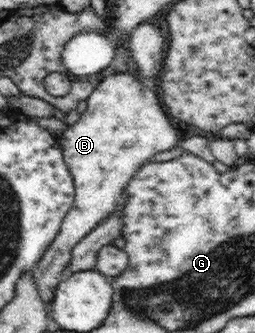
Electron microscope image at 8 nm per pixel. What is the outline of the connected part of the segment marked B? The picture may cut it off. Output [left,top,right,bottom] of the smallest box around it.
[31,72,179,305]

